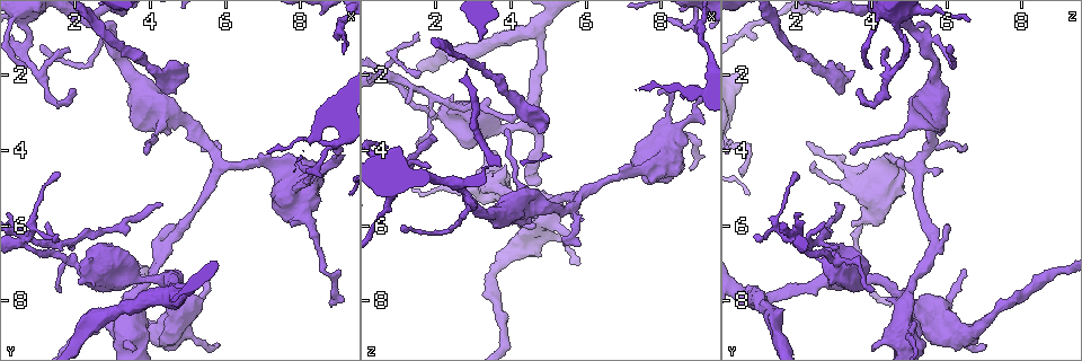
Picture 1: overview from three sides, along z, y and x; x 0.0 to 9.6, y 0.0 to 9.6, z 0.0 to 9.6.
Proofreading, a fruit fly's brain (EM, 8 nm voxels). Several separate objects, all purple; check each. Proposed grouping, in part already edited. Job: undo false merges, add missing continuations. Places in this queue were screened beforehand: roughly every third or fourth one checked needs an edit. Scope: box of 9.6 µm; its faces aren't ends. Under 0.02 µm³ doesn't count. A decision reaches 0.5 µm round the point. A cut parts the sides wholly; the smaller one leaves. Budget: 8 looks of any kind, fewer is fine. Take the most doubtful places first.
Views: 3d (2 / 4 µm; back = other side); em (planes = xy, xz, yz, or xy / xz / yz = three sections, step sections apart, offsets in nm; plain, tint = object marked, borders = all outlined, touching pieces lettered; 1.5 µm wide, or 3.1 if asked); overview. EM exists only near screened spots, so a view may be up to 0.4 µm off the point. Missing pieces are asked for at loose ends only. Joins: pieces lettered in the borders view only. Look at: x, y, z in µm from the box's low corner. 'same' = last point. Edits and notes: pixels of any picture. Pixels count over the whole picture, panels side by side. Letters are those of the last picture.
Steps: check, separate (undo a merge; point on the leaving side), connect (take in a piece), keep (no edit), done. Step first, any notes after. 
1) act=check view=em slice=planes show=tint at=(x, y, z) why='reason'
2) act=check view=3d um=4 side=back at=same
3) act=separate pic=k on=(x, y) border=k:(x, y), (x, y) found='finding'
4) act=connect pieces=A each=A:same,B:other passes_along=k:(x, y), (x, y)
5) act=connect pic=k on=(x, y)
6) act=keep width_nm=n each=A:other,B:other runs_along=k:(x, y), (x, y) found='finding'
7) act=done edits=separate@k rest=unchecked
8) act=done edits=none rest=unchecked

act=check view=3d um=4 at=(4.55, 2.55, 3.10) why='free end'

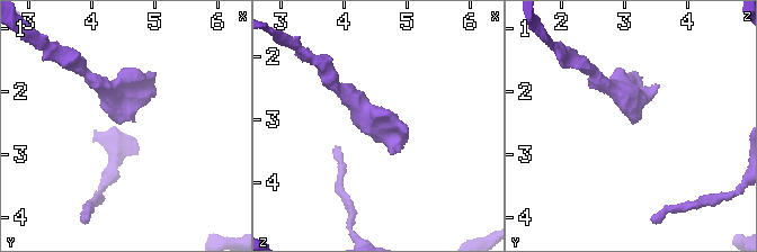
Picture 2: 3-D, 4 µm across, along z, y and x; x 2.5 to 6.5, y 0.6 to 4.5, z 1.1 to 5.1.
act=check view=em slice=yz step=4 show=tint at=(4.60, 2.50, 3.05) why='now the EM'

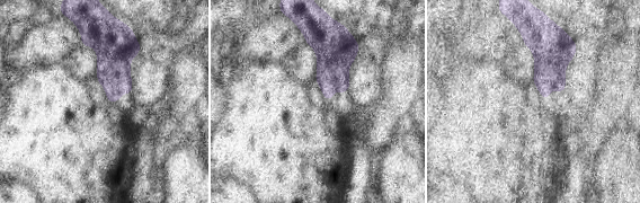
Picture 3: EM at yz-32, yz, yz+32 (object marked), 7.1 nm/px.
act=check view=em slice=planes show=borders at=same why='another direction'

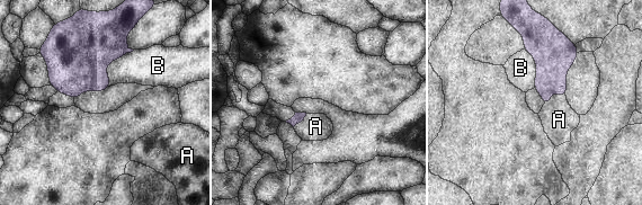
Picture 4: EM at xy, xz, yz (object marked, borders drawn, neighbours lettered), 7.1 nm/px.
act=connect pieces=A each=A:same,B:other found='it goes on there'

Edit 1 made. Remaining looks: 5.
act=check view=em slice=xz step=8 show=tint at=(3.30, 8.60, 4.85) why='sudden change in width'

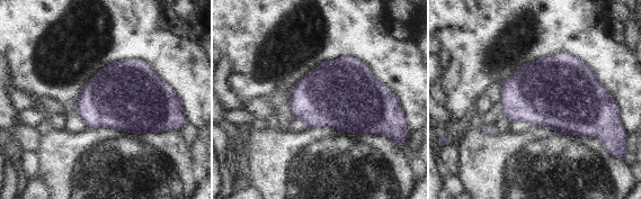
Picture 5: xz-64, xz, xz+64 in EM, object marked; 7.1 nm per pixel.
act=check view=em slice=planes show=borders at=same why='cut it another way'

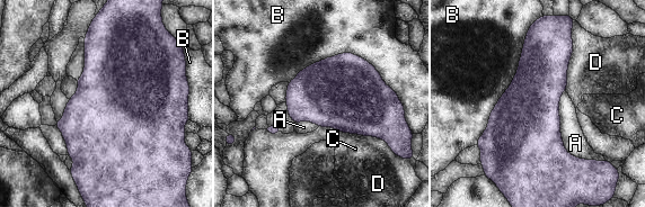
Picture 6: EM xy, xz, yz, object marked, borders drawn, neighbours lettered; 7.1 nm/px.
act=keep width_nm=460 each=A:other,B:other,C:other,D:other border=6:(564, 90), (563, 145), (589, 160) found='one neuron here'

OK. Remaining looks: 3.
act=check view=em slice=planes show=borders at=(0.70, 1.40, 4.95) why='sharp bend'

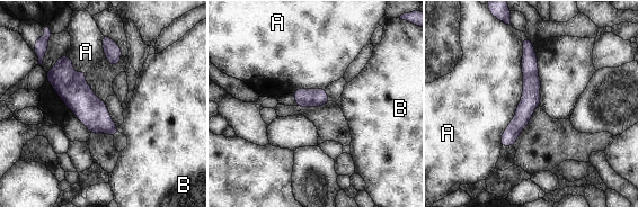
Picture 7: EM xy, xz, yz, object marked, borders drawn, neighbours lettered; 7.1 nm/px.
act=keep width_nm=140 each=A:other,B:other border=7:(526, 37), (522, 95), (501, 146) found='continuous, no second neuron'

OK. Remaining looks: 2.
act=done edits=connect@4 rest=unchecked

